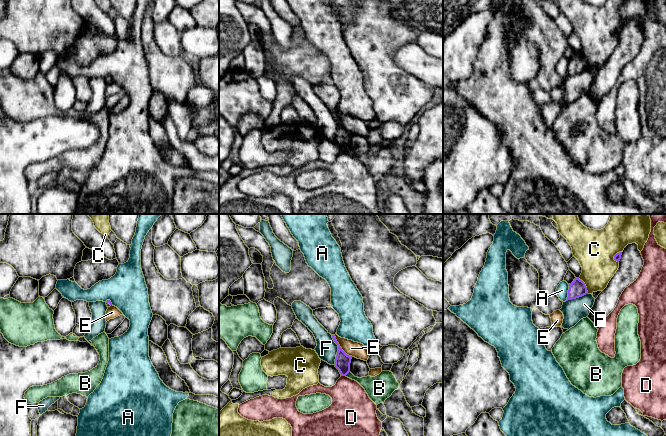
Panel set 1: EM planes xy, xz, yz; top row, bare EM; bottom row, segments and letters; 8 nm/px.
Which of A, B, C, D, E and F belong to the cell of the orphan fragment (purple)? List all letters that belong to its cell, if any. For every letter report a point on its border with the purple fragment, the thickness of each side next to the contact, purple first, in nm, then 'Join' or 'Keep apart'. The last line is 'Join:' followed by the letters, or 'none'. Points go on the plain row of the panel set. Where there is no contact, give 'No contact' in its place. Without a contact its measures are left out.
A: Touches purple at yz (568, 69). Thickness 140 nm (purple) against 100 nm. Keep apart
B: Touches purple at xz (347, 149). Thickness 130 nm (purple) against 160 nm. Keep apart
C: Touches purple at yz (585, 61). Thickness 140 nm (purple) against 280 nm. Keep apart
D: Touches purple at xz (343, 151). Thickness 130 nm (purple) against 320 nm. Keep apart
E: Touches purple at xz (340, 123). Thickness 130 nm (purple) against 120 nm. Keep apart
F: Touches purple at xz (338, 126). Thickness 130 nm (purple) against 170 nm. Keep apart
Join: none

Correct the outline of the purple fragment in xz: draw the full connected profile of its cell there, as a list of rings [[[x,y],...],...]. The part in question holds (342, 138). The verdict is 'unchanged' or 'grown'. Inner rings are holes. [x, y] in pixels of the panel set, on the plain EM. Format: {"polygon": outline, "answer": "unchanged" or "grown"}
{"polygon": [[[318,84],[313,86],[313,91],[318,98],[332,111],[334,118],[338,121],[338,128],[335,135],[335,143],[339,146],[341,152],[346,152],[350,148],[350,139],[352,132],[347,131],[336,116],[335,110],[340,101],[339,90],[332,84]]], "answer": "grown"}

